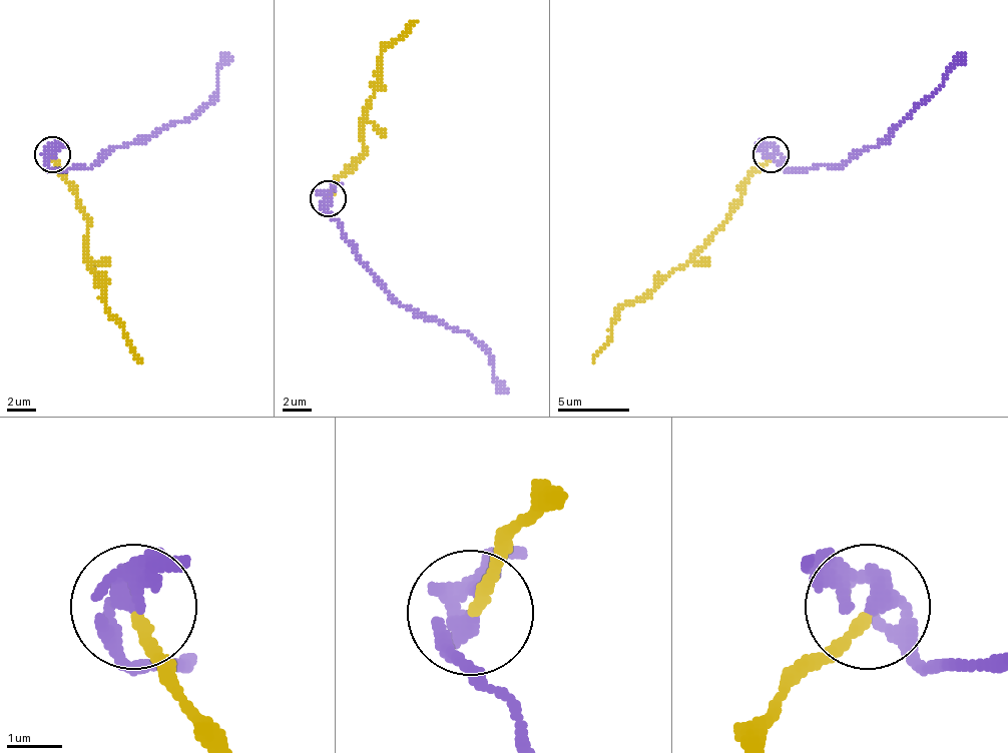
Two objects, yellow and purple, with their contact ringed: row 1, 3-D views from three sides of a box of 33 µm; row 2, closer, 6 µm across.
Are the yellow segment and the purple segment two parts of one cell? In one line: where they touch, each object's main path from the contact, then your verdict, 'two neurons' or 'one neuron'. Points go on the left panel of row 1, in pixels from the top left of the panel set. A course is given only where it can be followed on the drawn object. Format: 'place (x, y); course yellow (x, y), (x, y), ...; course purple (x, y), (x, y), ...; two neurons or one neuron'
place (52, 154); course yellow (52, 157), (87, 222), (87, 265), (98, 276), (105, 308), (141, 362); course purple (52, 153), (52, 168), (91, 168), (127, 143), (188, 121), (213, 96), (217, 64), (228, 53); two neurons

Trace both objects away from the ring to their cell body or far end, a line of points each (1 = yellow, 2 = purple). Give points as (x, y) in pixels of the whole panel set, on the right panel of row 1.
1: (771, 157), (748, 179), (726, 222), (683, 265), (622, 308), (593, 362)
2: (771, 153), (785, 168), (842, 168), (904, 121), (965, 53)

